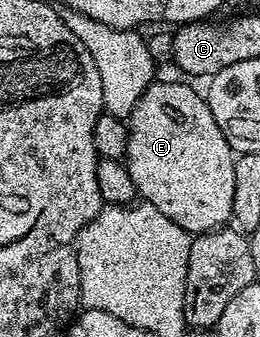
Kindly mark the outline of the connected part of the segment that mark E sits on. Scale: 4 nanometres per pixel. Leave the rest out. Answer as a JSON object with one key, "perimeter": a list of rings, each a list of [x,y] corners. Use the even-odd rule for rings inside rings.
{"perimeter":[[[154,80],[133,105],[127,125],[129,135],[123,161],[138,195],[144,201],[159,208],[167,220],[175,220],[175,224],[179,224],[179,228],[183,228],[190,236],[224,227],[232,219],[235,152],[227,144],[227,136],[219,132],[219,124],[215,124],[215,116],[211,116],[211,108],[202,95],[200,98],[191,87],[181,82]]]}

